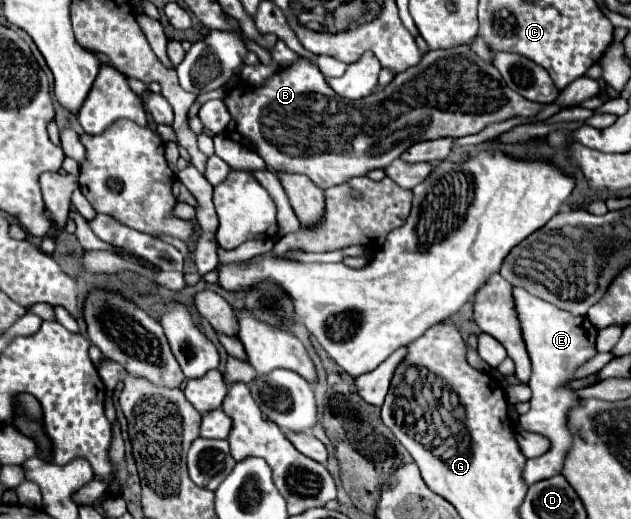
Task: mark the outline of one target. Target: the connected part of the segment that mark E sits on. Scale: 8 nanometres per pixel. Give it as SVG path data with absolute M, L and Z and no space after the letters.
M513 288L513 296L517 302L515 308L521 320L525 346L533 364L533 374L529 380L529 388L533 390L531 410L519 416L519 426L527 432L539 432L551 440L551 448L547 454L529 458L525 464L525 482L535 484L537 480L557 476L565 466L565 458L573 444L573 436L569 430L569 410L579 404L577 392L569 388L567 382L573 382L579 366L583 366L597 354L597 328L589 322L587 316L569 314L567 310L561 310L559 306L553 306L551 302L545 302L521 288Z

